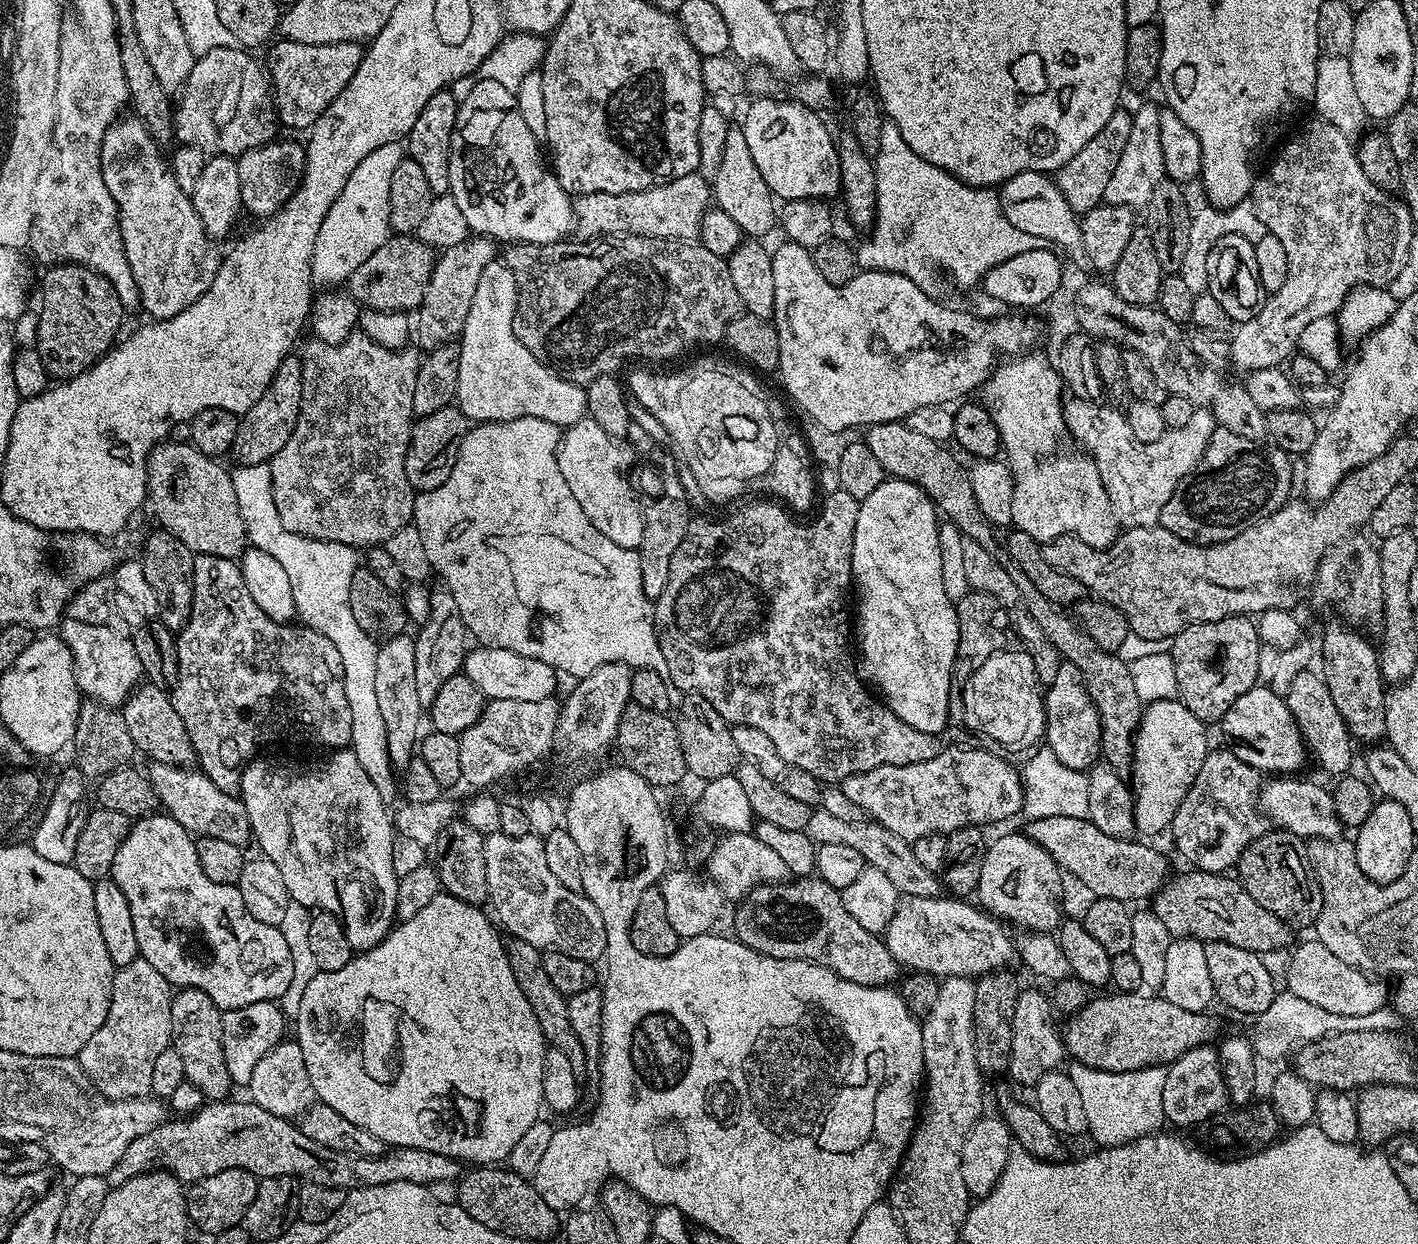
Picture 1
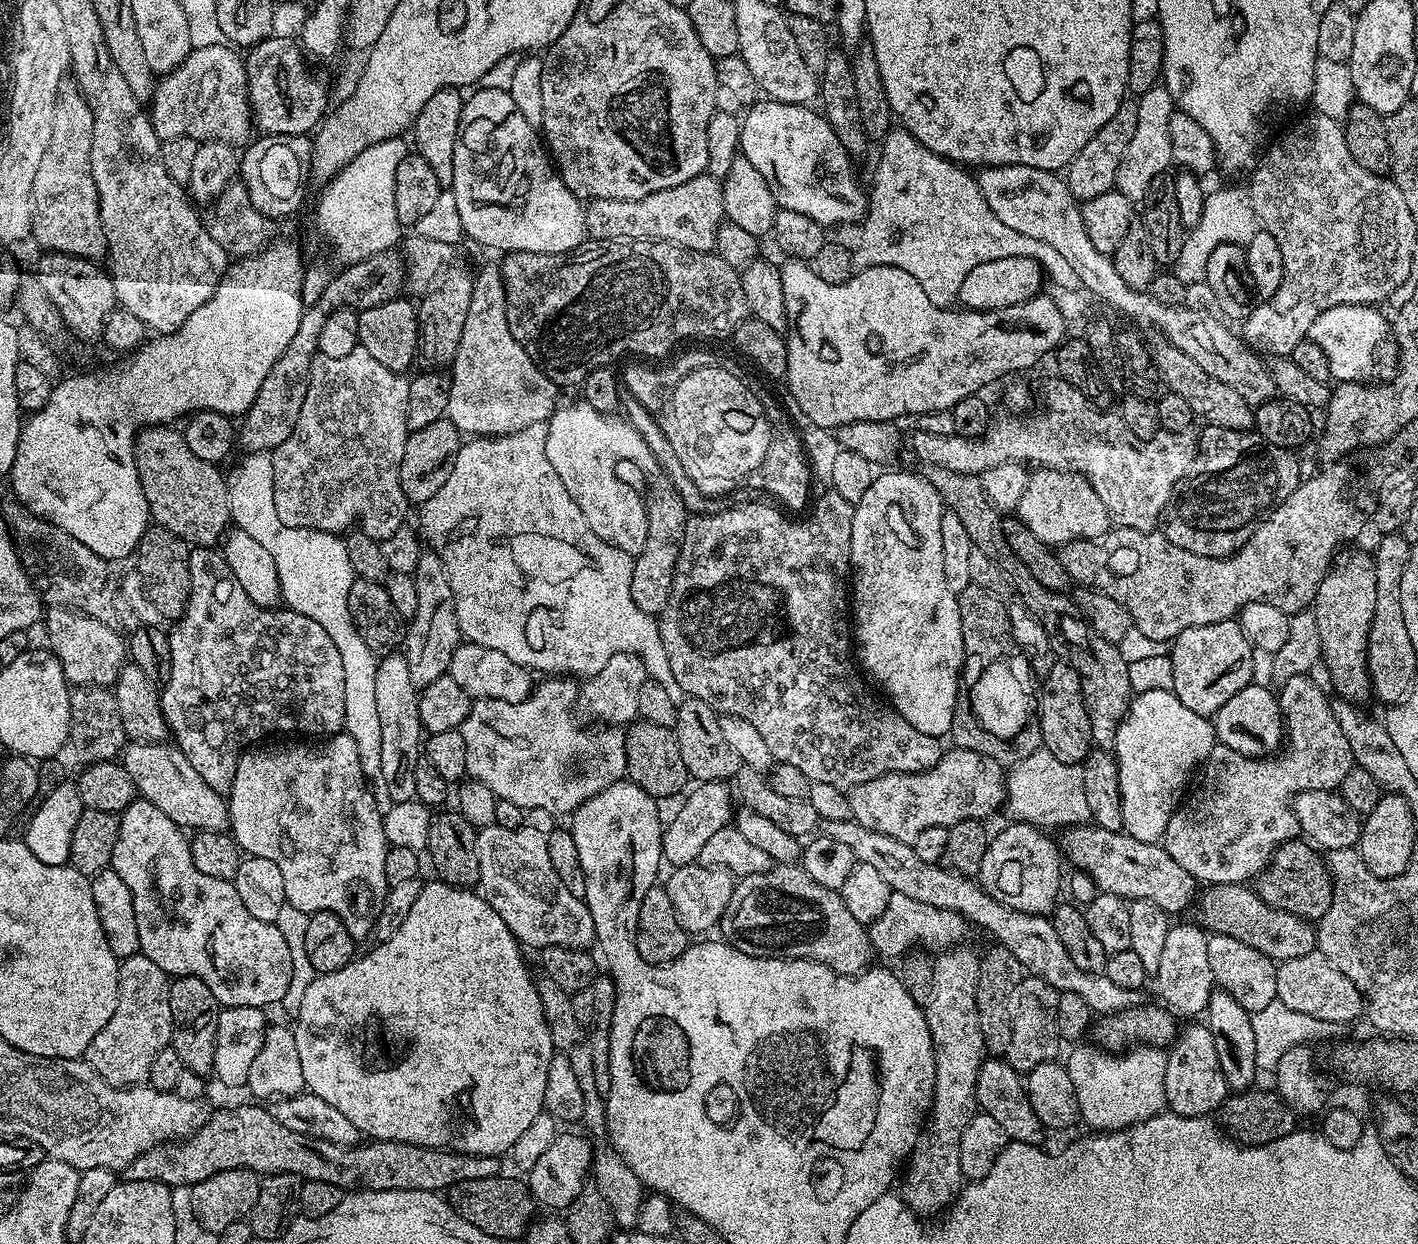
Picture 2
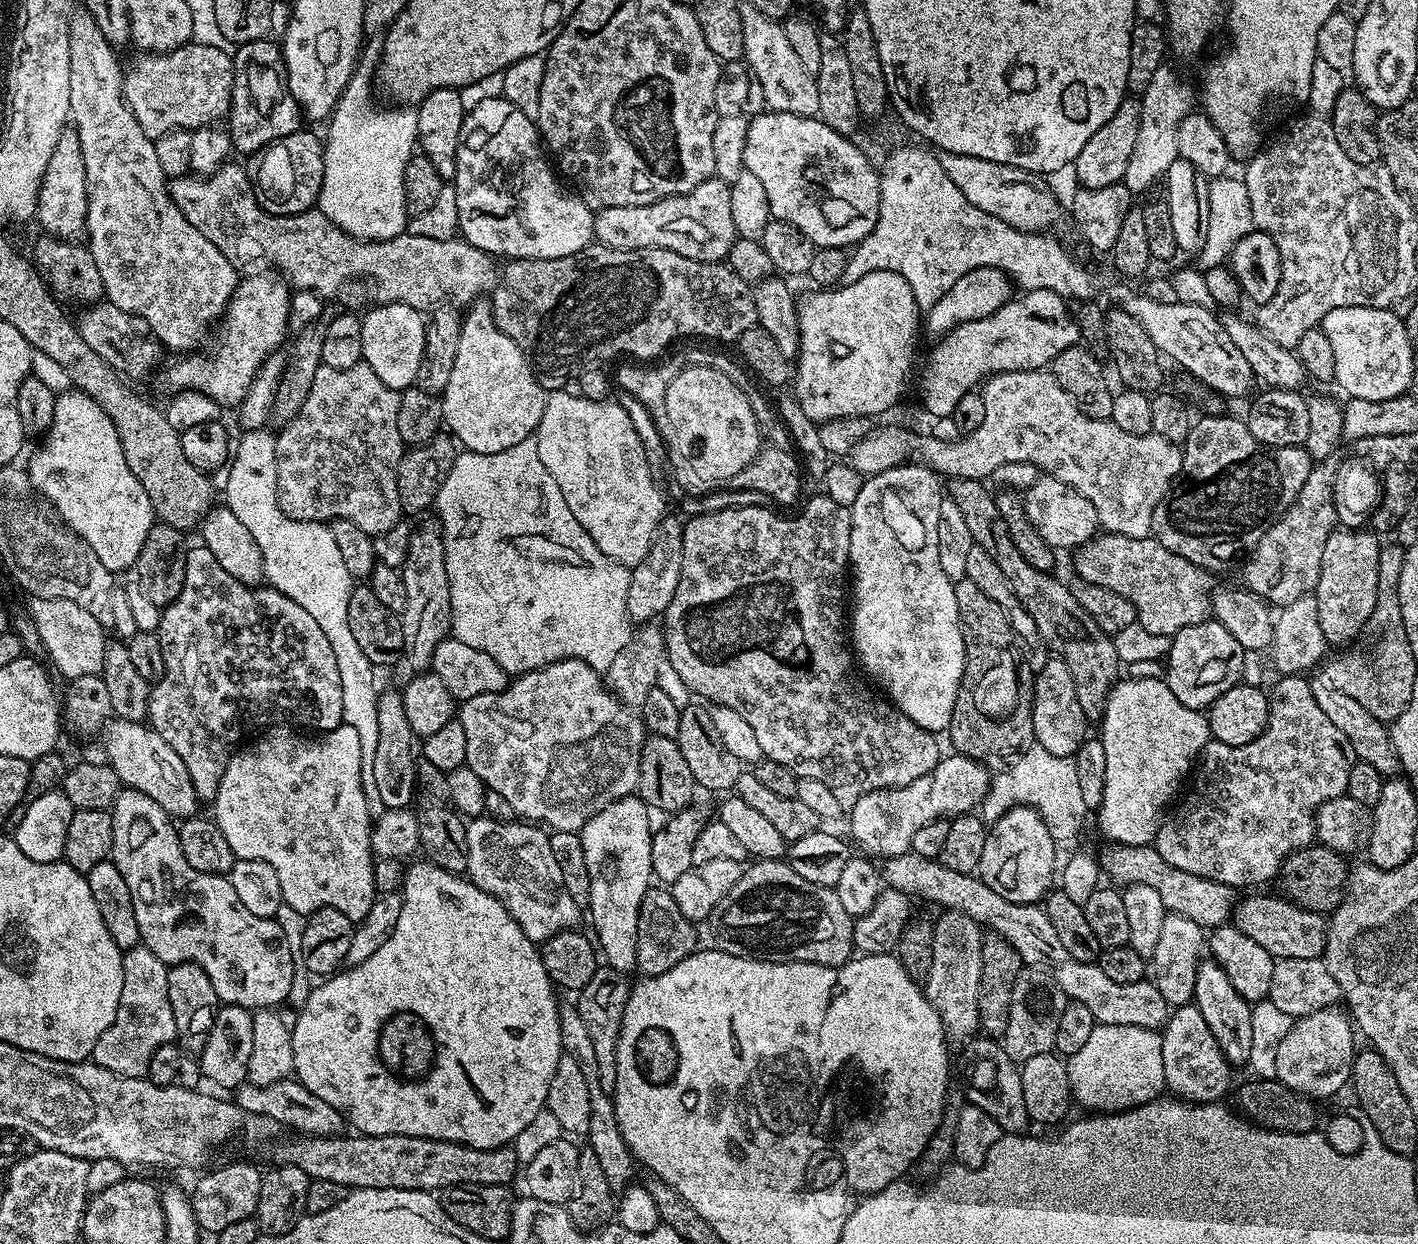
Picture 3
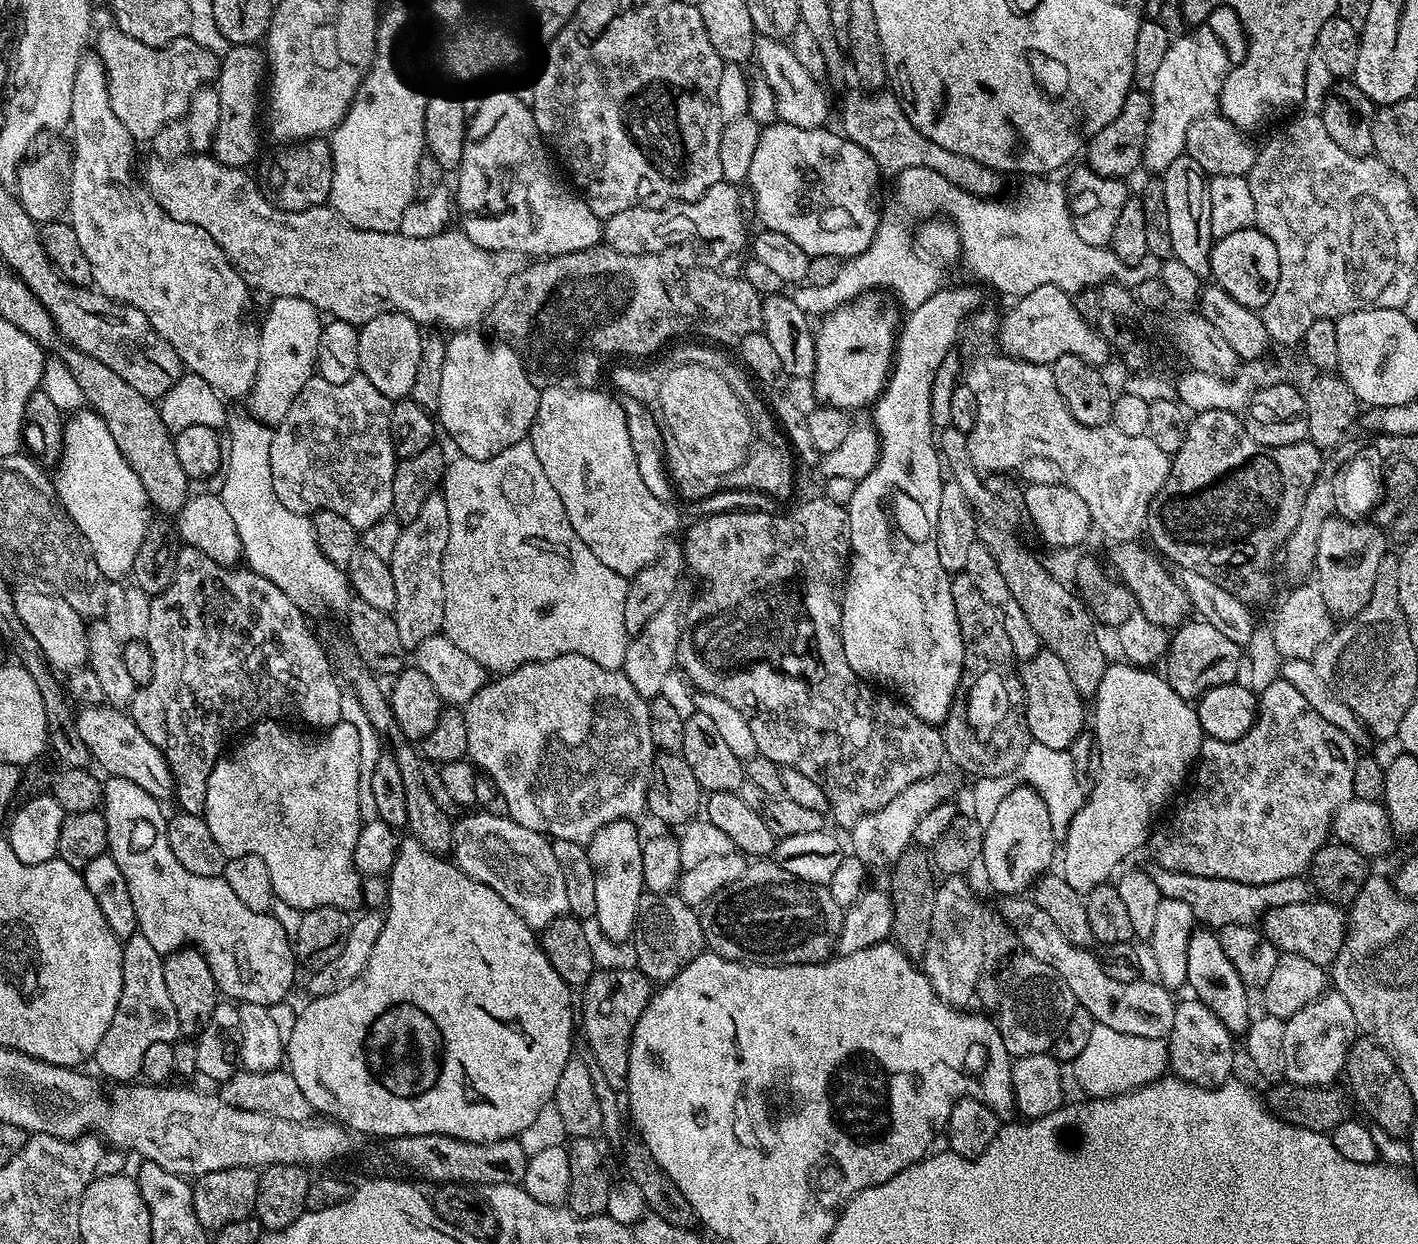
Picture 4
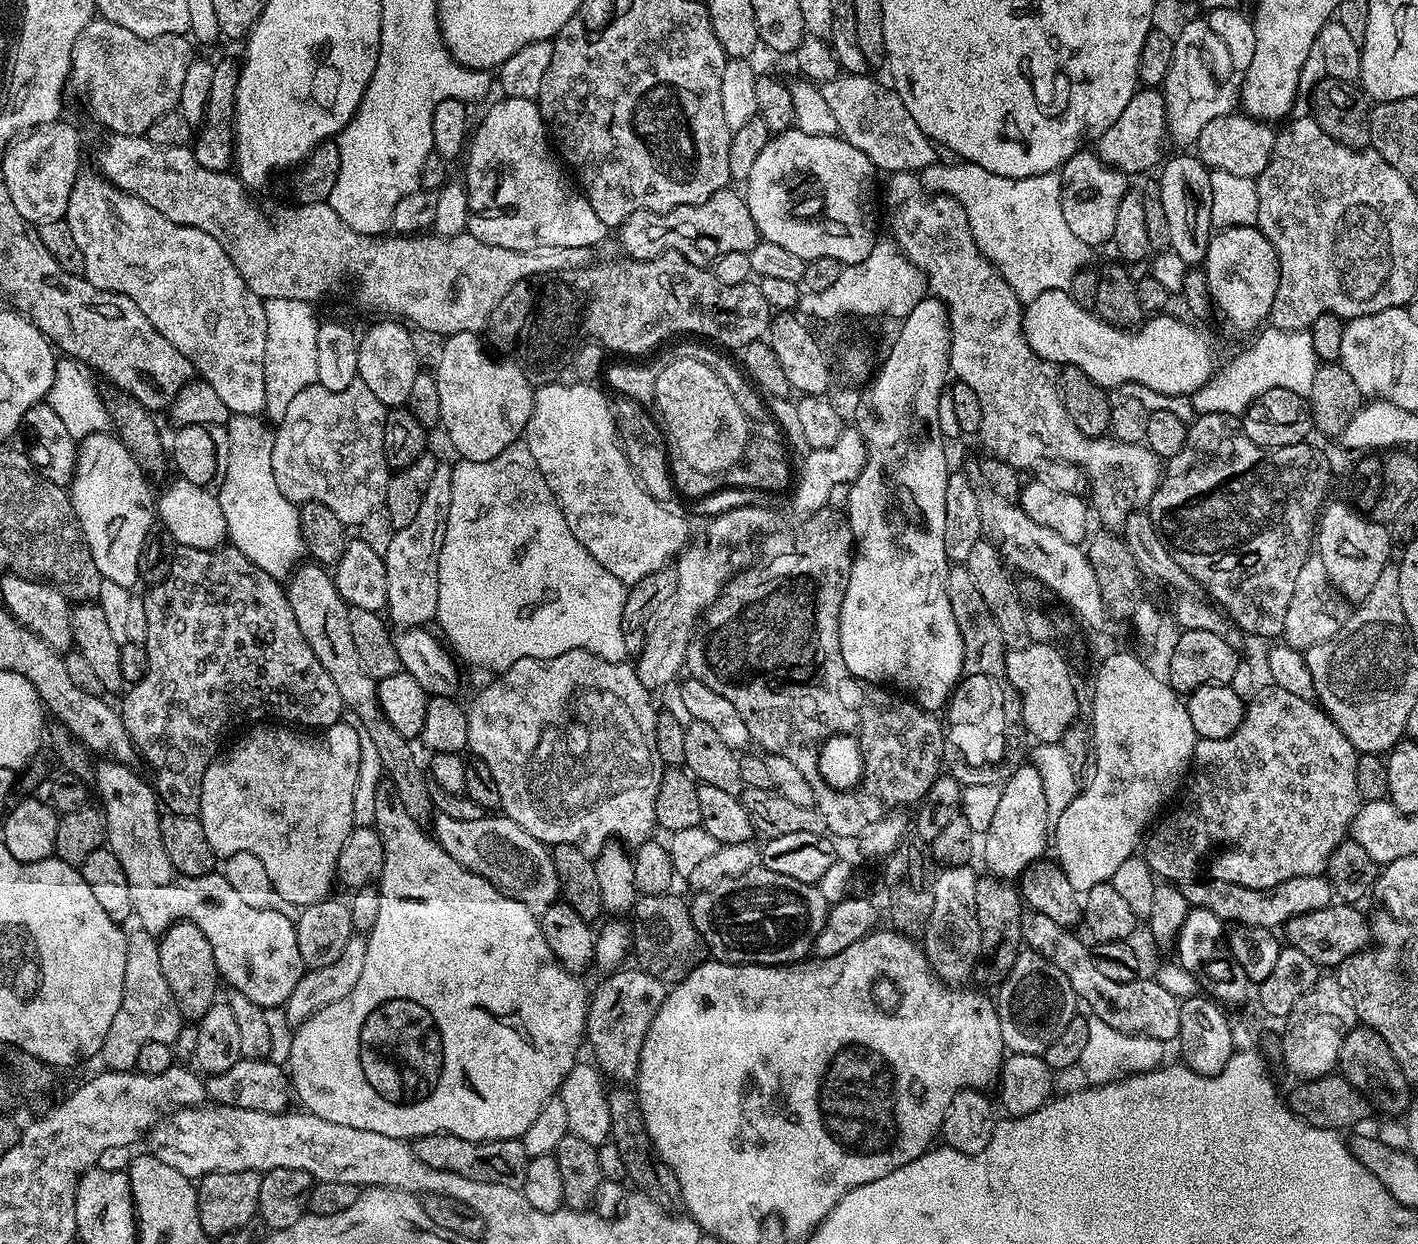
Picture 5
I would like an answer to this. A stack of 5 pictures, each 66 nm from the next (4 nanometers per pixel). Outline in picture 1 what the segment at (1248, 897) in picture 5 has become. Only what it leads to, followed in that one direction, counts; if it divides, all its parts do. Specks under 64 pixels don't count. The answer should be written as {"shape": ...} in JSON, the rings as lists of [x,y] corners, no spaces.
{"shape":[[[1059,816],[1058,818],[1028,820],[1025,825],[1025,828],[1022,828],[1023,835],[1029,836],[1034,842],[1038,842],[1038,846],[1042,846],[1042,850],[1046,850],[1046,854],[1050,854],[1050,858],[1054,858],[1054,862],[1059,866],[1061,873],[1068,875],[1069,872],[1074,879],[1081,880],[1092,891],[1093,897],[1114,898],[1125,902],[1144,899],[1147,901],[1149,898],[1155,897],[1169,879],[1170,871],[1168,872],[1167,858],[1158,849],[1151,848],[1148,845],[1151,843],[1141,842],[1136,838],[1130,840],[1110,838],[1110,834],[1102,834],[1102,830],[1098,830],[1098,826],[1091,824],[1088,819],[1062,818]]]}

